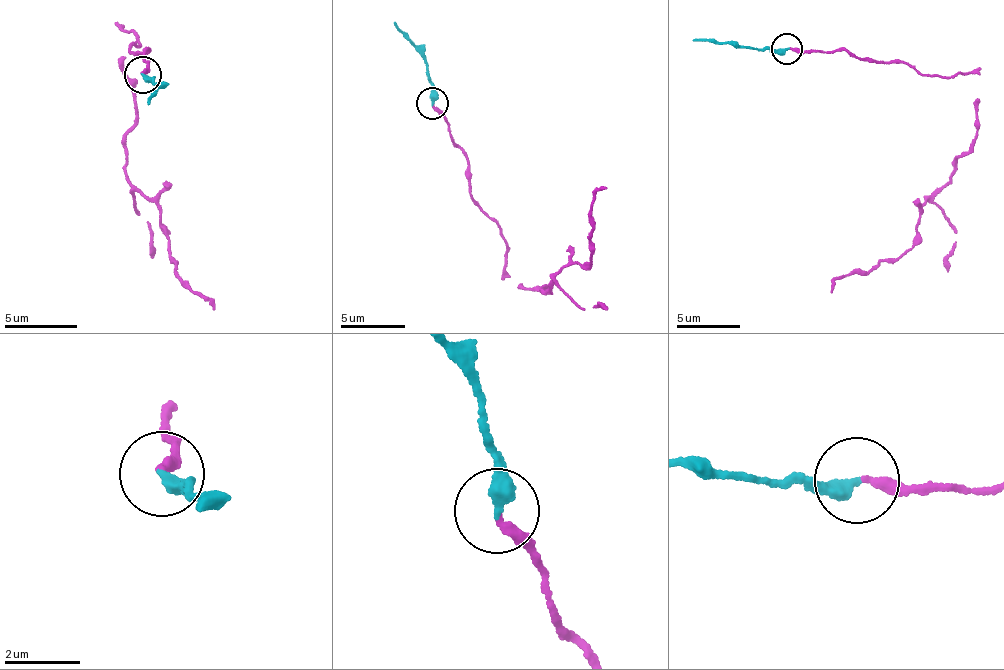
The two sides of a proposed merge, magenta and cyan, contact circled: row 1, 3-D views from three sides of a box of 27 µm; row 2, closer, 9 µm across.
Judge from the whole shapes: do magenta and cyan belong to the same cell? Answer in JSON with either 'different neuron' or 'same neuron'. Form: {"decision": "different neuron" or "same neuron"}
{"decision": "same neuron"}

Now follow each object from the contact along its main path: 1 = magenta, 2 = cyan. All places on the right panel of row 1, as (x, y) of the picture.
1: (789, 49), (977, 75), (977, 136), (926, 199), (919, 233), (897, 256), (834, 279), (833, 292)
2: (786, 50), (738, 47), (693, 39)

